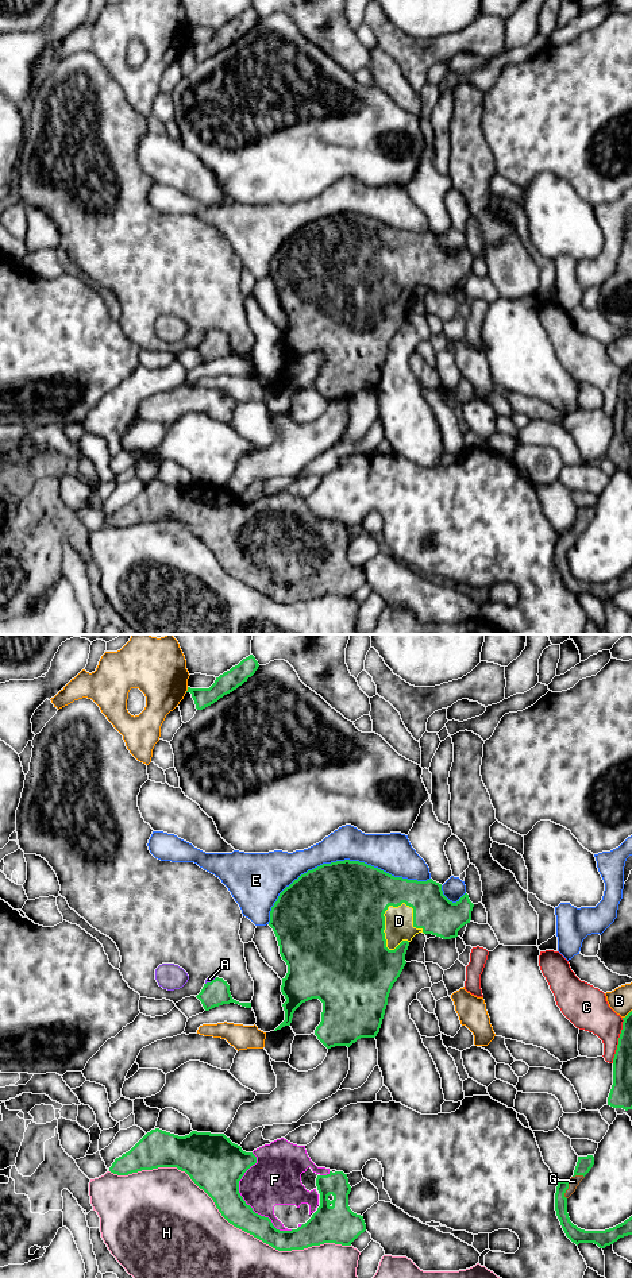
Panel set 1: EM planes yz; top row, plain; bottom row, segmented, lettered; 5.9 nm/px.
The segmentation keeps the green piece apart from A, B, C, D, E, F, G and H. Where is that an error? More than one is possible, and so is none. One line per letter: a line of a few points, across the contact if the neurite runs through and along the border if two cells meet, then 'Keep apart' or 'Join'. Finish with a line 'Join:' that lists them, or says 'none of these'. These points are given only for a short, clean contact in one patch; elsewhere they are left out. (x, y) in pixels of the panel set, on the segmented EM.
A: Line: yz (214, 993), (212, 980), (209, 979). Join
B: Keep apart
C: Keep apart
D: Join
E: Keep apart
F: Join
G: Join
H: Keep apart
Join: A, D, F, G

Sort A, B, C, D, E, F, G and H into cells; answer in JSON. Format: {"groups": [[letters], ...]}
{"groups": [["A", "D", "F", "G"], ["B"], ["C"], ["E"], ["H"]]}

